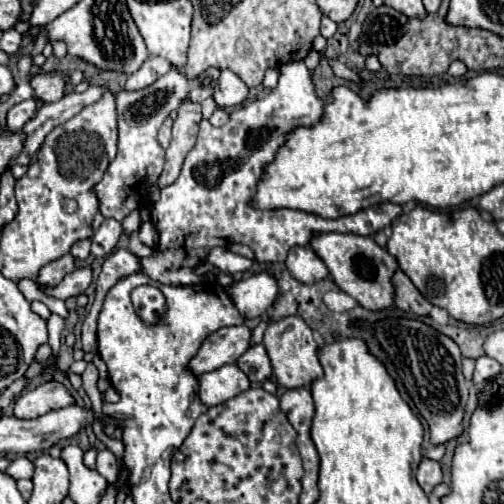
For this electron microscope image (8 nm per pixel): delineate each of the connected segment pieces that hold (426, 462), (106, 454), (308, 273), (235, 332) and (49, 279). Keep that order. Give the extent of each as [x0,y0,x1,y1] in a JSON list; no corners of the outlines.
[[417,458,443,494],[97,450,119,484],[285,246,329,284],[187,324,251,376],[37,254,75,286]]

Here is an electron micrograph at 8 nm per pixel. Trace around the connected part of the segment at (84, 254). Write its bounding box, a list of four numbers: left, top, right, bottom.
[71,238,91,260]

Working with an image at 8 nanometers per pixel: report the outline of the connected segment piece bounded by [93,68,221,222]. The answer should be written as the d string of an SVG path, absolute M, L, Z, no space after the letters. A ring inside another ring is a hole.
M171 68L165 76L161 76L151 86L137 92L119 92L117 94L117 116L119 116L119 148L115 160L107 166L107 172L99 184L95 184L95 194L99 198L99 212L103 218L123 220L129 212L149 204L149 192L157 184L163 172L165 150L157 142L157 132L163 120L175 110L183 98L191 98L193 102L203 102L213 96L213 82L219 80L219 68L205 70L199 78L187 80L183 72Z

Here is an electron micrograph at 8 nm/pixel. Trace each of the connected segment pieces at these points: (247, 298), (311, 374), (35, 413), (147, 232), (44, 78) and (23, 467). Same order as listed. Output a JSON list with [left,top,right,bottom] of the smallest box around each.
[[233,272,279,318],[263,316,323,388],[13,380,75,418],[139,220,157,248],[31,72,65,102],[5,456,33,480]]

